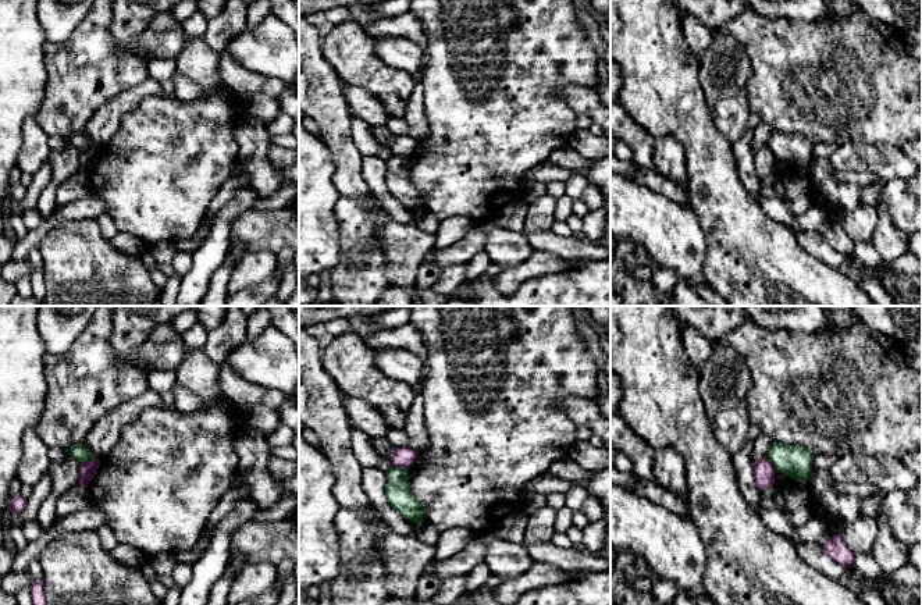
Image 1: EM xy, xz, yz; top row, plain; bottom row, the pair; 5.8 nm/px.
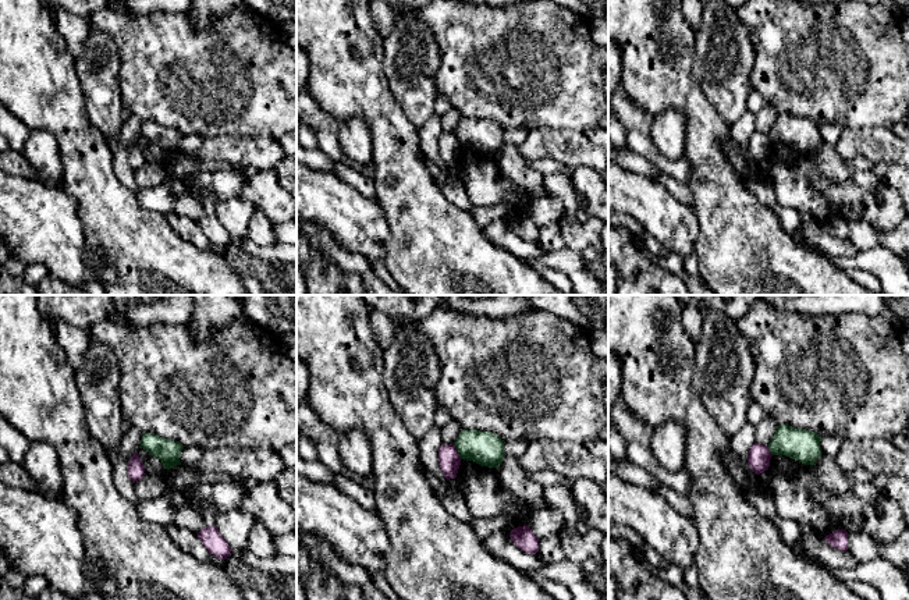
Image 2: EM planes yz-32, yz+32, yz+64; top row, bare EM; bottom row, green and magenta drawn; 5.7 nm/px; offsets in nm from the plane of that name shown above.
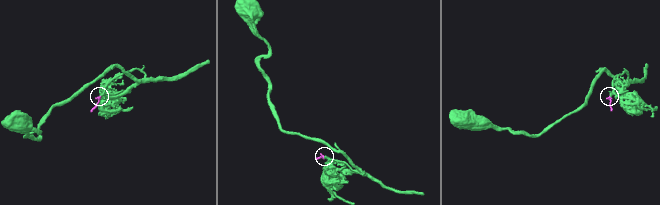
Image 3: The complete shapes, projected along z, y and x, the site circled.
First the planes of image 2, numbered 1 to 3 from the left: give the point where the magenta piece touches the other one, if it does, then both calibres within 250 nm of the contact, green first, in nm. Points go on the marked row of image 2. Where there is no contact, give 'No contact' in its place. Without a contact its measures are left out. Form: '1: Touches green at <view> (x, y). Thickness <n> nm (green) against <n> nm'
1: No contact
2: Touches green at yz+32 (457, 450). Thickness 200 nm (green) against 130 nm
3: Touches green at yz+64 (770, 451). Thickness 190 nm (green) against 130 nm

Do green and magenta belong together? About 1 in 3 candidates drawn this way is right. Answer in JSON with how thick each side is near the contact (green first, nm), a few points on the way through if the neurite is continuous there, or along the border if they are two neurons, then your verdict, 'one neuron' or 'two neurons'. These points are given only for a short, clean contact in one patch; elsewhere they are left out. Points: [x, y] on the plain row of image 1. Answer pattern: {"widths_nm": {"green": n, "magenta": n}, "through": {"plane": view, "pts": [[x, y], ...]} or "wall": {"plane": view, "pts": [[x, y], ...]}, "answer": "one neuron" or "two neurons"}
{"widths_nm": {"green": 150, "magenta": 120}, "wall": {"plane": "xz", "pts": [[391, 153], [408, 157]]}, "answer": "two neurons"}

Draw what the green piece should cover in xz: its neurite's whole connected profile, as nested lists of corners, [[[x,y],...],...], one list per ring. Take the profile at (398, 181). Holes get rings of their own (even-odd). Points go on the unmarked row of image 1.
[[[391,154],[387,163],[385,184],[391,195],[406,209],[421,213],[426,206],[426,196],[417,191],[410,179],[410,170],[406,156]]]

